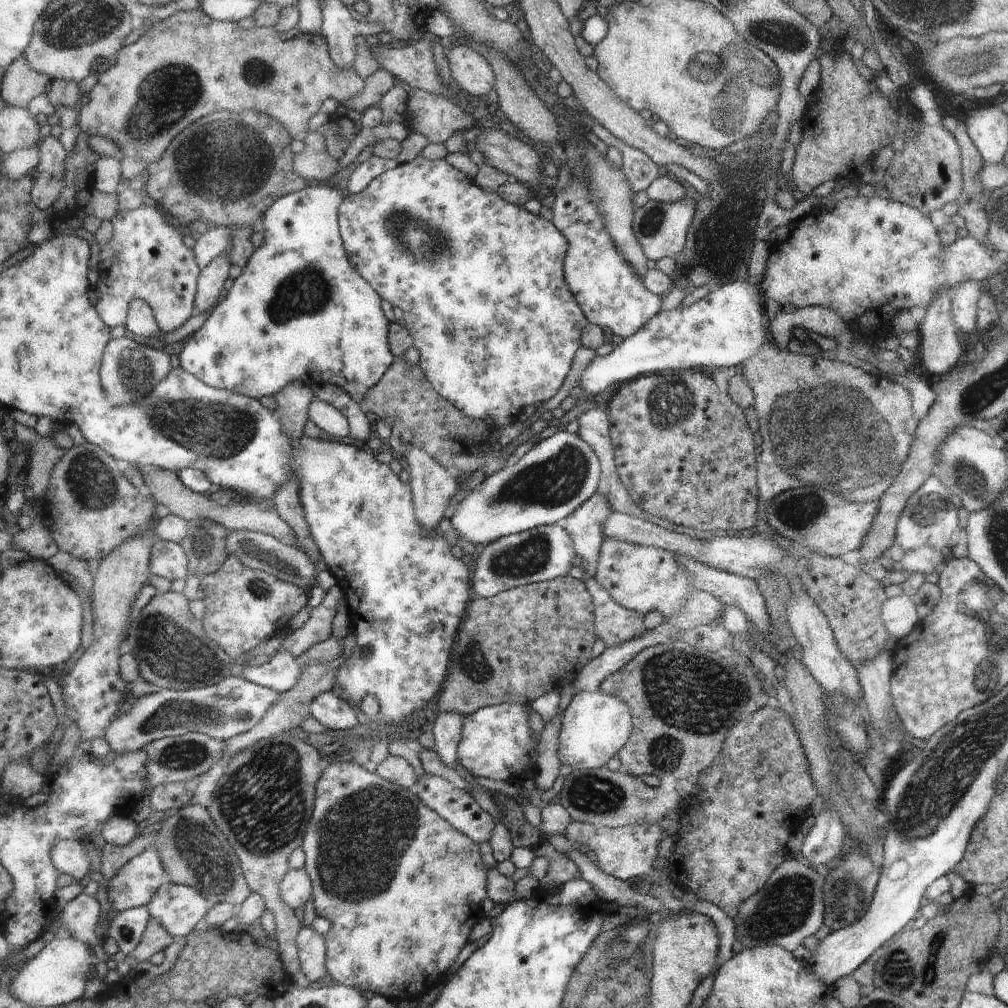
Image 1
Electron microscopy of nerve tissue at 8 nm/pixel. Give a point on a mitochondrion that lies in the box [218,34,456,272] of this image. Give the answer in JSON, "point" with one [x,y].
{"point":[258,72]}

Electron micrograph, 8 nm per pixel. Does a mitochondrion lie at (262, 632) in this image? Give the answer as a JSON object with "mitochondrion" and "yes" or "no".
{"mitochondrion":"no"}

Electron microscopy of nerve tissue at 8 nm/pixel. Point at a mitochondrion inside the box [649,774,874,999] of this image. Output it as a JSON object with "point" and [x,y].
{"point":[787,905]}

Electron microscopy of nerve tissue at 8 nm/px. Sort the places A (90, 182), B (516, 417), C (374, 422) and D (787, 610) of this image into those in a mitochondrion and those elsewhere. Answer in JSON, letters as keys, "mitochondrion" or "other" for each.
{"A":"other","B":"other","C":"other","D":"other"}

